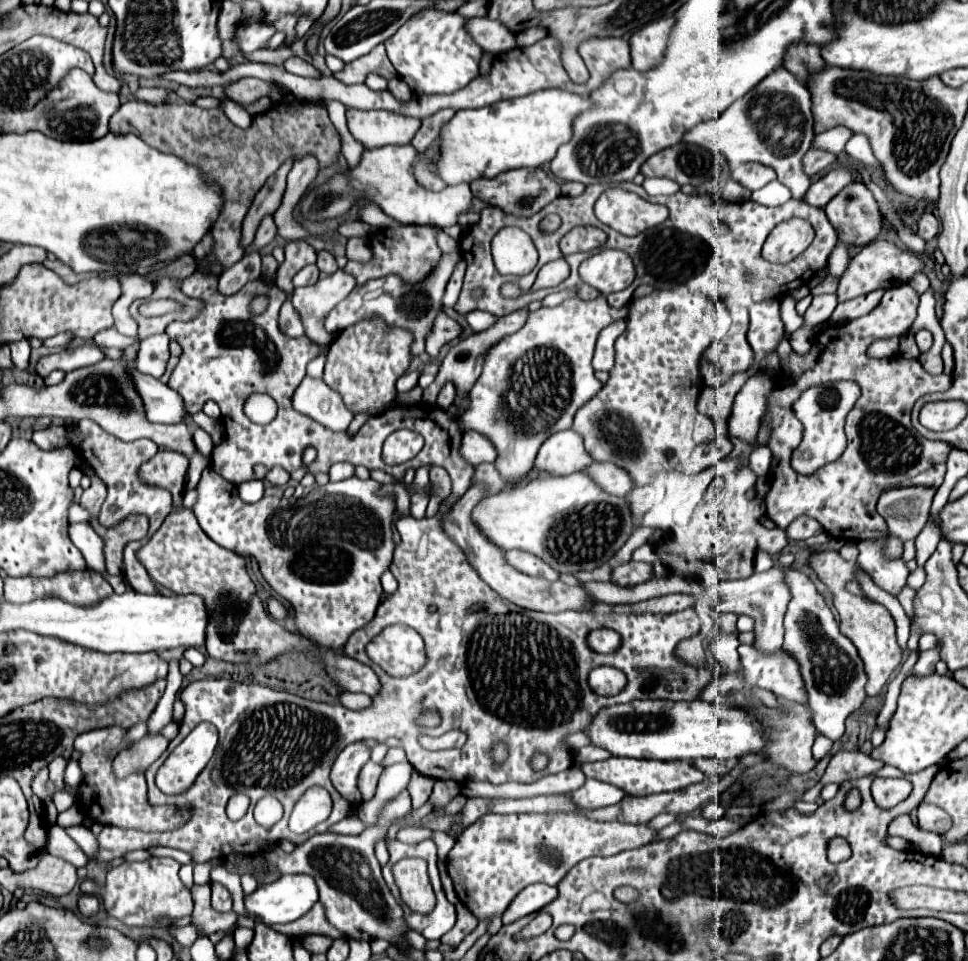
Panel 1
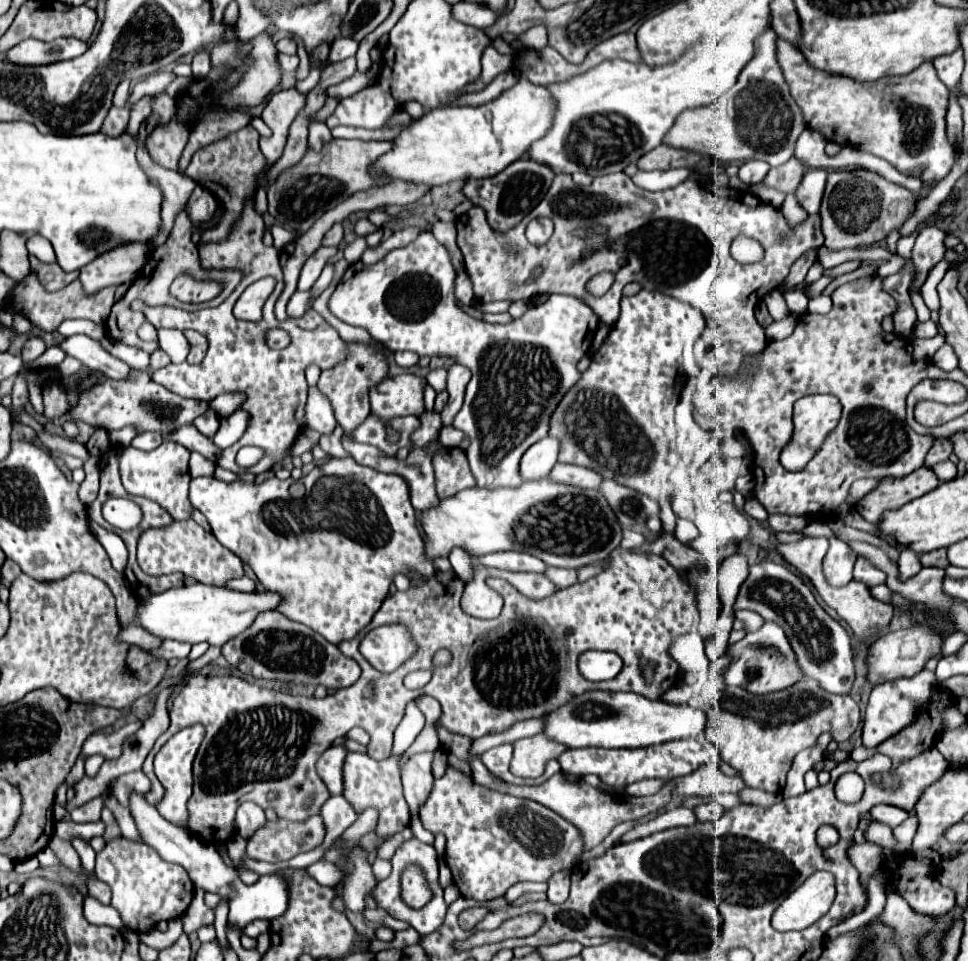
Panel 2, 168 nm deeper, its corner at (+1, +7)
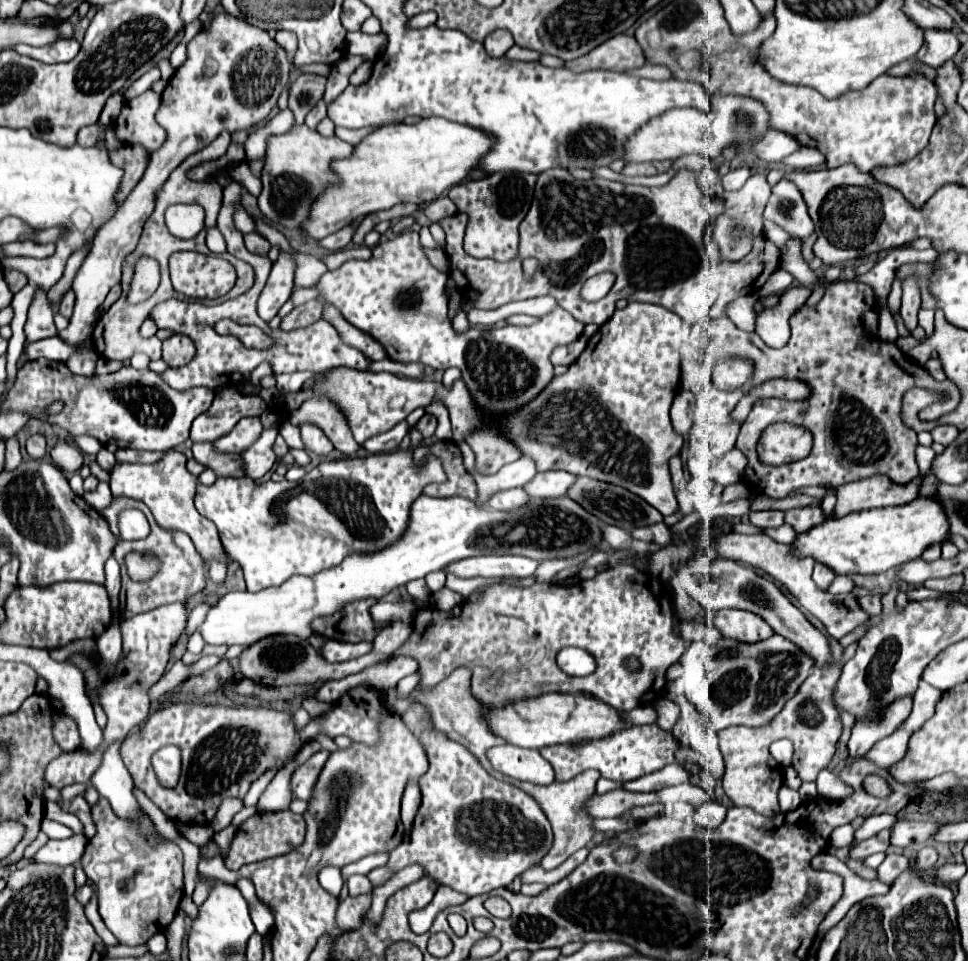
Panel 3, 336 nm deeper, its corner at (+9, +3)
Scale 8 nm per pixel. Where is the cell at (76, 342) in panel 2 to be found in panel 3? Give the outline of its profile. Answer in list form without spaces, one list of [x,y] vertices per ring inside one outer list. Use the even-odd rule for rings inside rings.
[[[54,336],[54,338],[44,338],[40,342],[30,342],[24,350],[28,360],[38,360],[38,358],[48,358],[48,360],[56,360],[56,362],[66,362],[72,352],[76,348],[68,346],[62,338]]]

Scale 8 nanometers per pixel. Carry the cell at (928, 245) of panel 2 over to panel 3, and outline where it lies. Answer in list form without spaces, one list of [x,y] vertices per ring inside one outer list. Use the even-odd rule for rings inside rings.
[[[908,278],[902,284],[902,308],[900,308],[900,316],[908,332],[912,332],[918,326],[918,318],[916,318],[918,310],[920,310],[918,284],[916,284],[916,278]]]

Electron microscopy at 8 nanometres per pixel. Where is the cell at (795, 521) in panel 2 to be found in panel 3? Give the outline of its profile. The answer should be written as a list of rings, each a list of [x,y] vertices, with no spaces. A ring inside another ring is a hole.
[[[762,510],[762,512],[750,512],[750,522],[758,528],[778,528],[784,524],[784,512],[780,510]]]

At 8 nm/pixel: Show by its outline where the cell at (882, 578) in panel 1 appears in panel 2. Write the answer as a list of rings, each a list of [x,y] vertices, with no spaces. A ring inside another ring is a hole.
[[[858,556],[856,566],[854,566],[854,578],[860,580],[860,582],[866,582],[868,586],[876,586],[876,584],[884,584],[886,582],[886,572],[876,568],[864,556]]]

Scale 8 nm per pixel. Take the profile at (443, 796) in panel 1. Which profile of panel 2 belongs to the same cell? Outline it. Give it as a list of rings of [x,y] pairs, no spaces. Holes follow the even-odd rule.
[[[450,766],[440,780],[434,780],[434,788],[420,808],[420,820],[432,834],[442,832],[446,836],[446,864],[452,872],[454,884],[464,898],[472,898],[478,902],[502,896],[516,882],[548,882],[552,874],[570,870],[584,854],[582,834],[550,808],[544,808],[542,804],[532,800],[514,798],[476,786],[472,777],[464,776]]]

